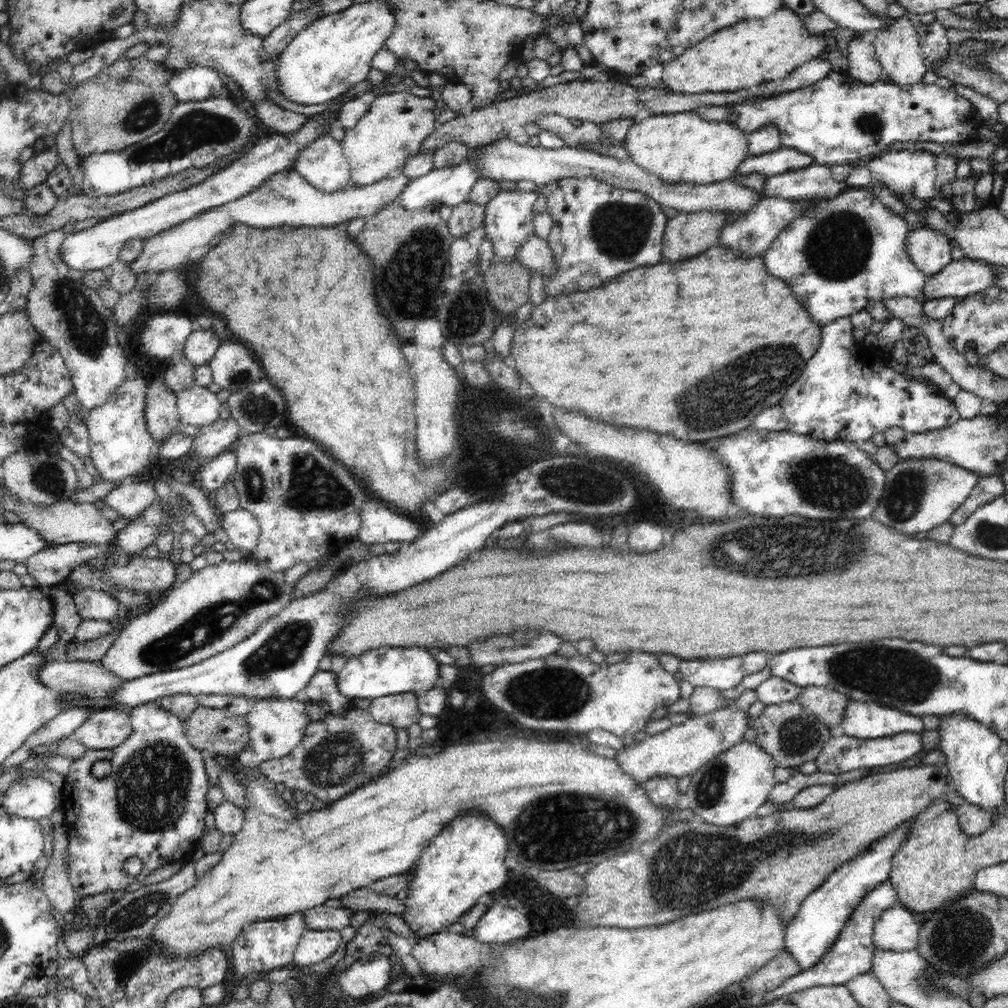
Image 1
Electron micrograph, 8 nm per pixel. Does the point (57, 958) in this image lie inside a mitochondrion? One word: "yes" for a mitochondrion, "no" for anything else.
no

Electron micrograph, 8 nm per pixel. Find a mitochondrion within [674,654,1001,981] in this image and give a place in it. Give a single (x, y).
(960, 934)

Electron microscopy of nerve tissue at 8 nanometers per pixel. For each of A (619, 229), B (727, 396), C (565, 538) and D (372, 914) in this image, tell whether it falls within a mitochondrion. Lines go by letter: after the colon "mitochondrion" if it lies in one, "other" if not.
A: mitochondrion
B: mitochondrion
C: mitochondrion
D: other

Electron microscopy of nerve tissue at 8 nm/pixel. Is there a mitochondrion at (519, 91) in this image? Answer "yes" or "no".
no

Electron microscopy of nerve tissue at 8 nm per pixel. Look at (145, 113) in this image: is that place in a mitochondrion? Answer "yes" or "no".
yes

